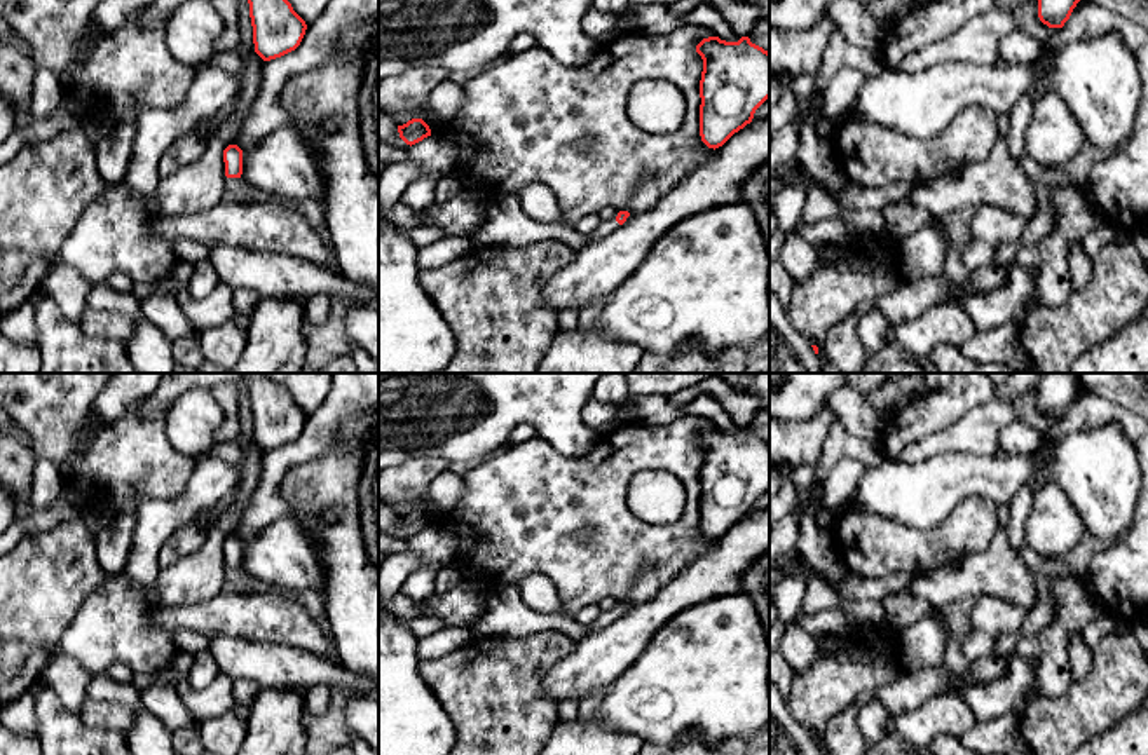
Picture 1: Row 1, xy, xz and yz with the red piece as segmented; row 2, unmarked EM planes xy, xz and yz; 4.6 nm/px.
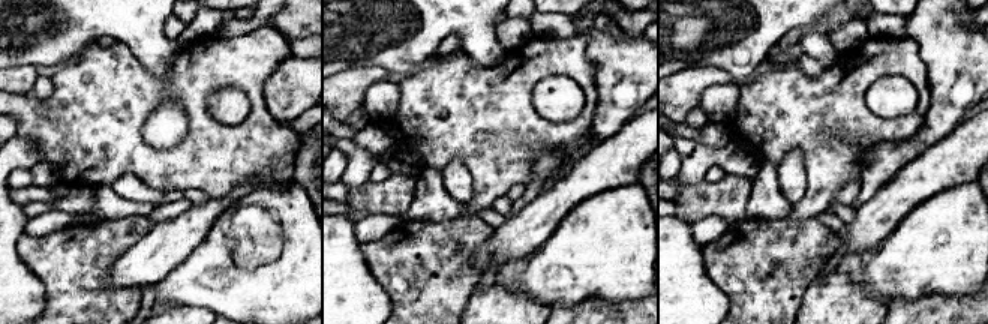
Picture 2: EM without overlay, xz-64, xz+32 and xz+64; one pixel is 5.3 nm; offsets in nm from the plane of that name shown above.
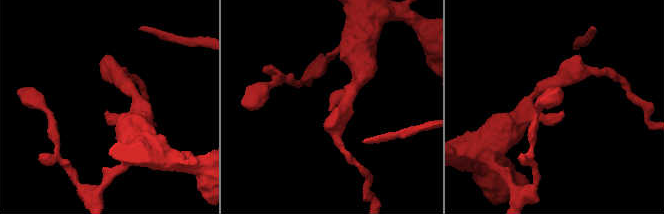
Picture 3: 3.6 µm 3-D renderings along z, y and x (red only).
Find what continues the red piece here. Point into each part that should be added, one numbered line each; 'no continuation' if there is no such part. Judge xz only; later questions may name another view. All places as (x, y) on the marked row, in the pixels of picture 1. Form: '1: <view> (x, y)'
1: xz (606, 227)

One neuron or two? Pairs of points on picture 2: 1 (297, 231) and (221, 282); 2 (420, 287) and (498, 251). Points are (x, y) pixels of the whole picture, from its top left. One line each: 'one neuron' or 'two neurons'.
1: one neuron
2: two neurons

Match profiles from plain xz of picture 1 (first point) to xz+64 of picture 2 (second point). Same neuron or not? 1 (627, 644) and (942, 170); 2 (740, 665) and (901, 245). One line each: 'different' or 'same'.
1: same
2: same

